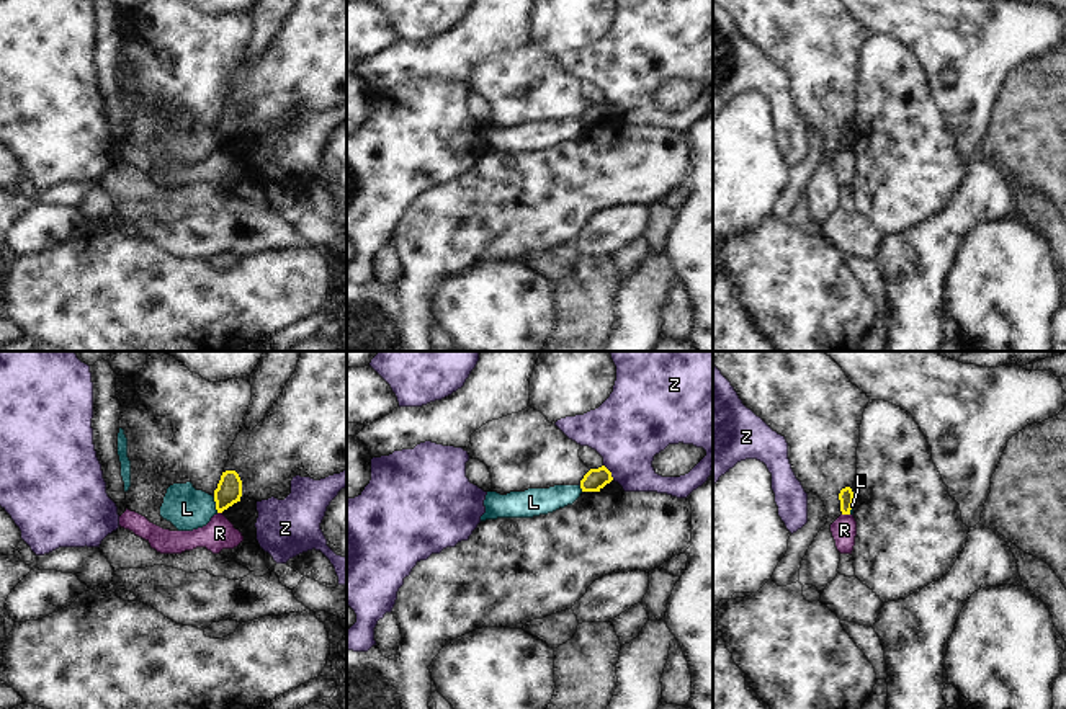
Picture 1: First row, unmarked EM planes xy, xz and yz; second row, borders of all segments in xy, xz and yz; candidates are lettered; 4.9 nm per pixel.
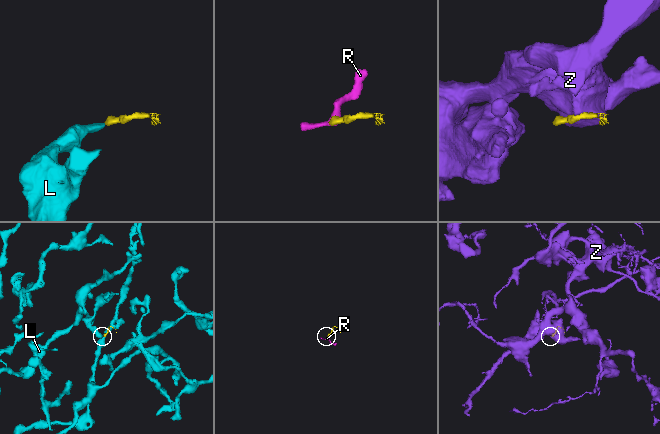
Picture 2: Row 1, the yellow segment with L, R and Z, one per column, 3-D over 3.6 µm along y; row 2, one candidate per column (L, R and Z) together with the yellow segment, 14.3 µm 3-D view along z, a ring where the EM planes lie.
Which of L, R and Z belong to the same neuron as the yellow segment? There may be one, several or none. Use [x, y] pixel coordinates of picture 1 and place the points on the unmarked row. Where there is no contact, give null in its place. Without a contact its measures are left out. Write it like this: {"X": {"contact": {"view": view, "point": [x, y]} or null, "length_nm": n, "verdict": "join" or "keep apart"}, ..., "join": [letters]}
{"L": {"contact": {"view": "xy", "point": [216, 139]}, "length_nm": 80, "verdict": "keep apart"}, "R": {"contact": {"view": "yz", "point": [846, 147]}, "length_nm": 40, "verdict": "keep apart"}, "Z": {"contact": {"view": "xz", "point": [610, 107]}, "length_nm": 90, "verdict": "keep apart"}, "join": []}

